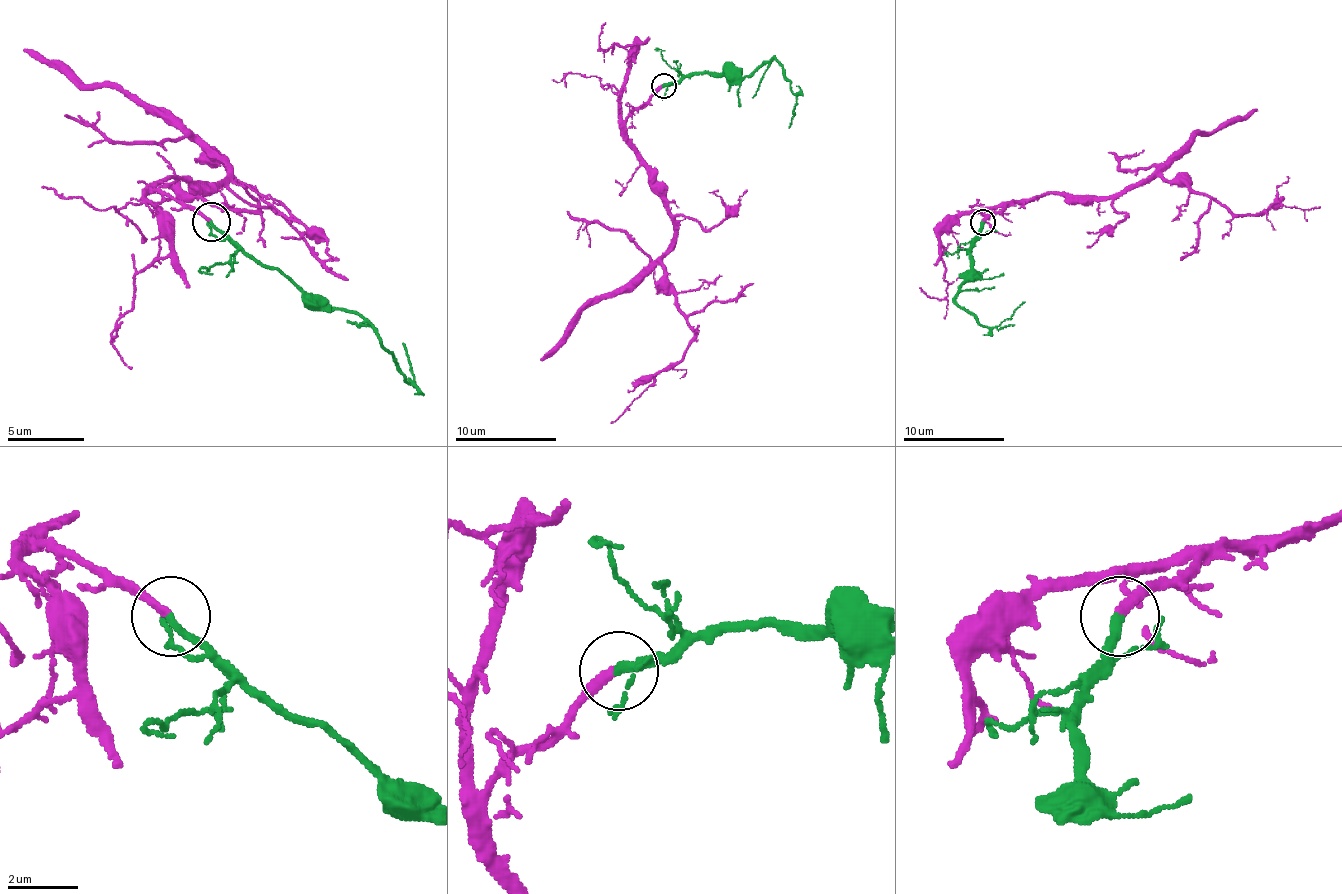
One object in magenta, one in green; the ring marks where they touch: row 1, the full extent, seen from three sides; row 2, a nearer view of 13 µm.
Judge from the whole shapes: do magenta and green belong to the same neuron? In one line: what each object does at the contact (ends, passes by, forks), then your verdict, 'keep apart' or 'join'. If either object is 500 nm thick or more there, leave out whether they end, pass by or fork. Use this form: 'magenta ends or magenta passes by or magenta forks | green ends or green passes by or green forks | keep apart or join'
magenta ends | green ends | join

